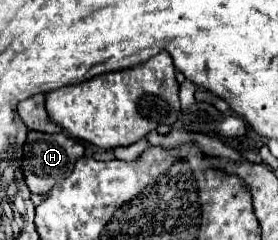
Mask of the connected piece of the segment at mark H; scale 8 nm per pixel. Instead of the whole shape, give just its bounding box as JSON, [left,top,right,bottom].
[21,132,85,194]

